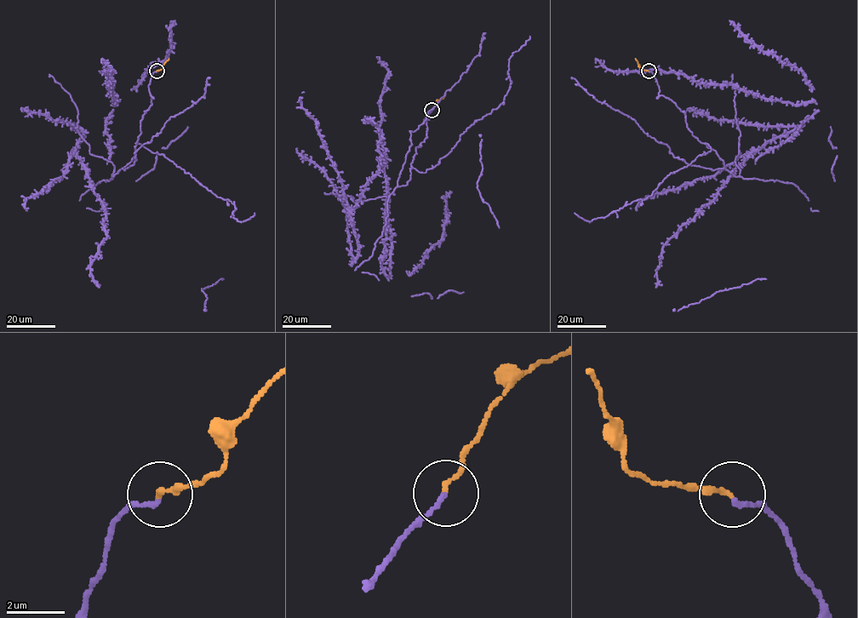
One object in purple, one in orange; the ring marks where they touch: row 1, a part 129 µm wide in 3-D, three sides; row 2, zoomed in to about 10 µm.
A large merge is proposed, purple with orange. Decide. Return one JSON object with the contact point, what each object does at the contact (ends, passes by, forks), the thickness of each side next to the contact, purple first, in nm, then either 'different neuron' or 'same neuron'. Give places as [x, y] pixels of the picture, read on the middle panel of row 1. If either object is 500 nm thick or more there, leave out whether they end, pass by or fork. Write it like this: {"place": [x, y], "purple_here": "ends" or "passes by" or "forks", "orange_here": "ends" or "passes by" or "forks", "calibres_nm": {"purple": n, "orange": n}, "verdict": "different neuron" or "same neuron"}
{"place": [431, 110], "purple_here": "ends", "orange_here": "ends", "calibres_nm": {"purple": 140, "orange": 140}, "verdict": "same neuron"}

